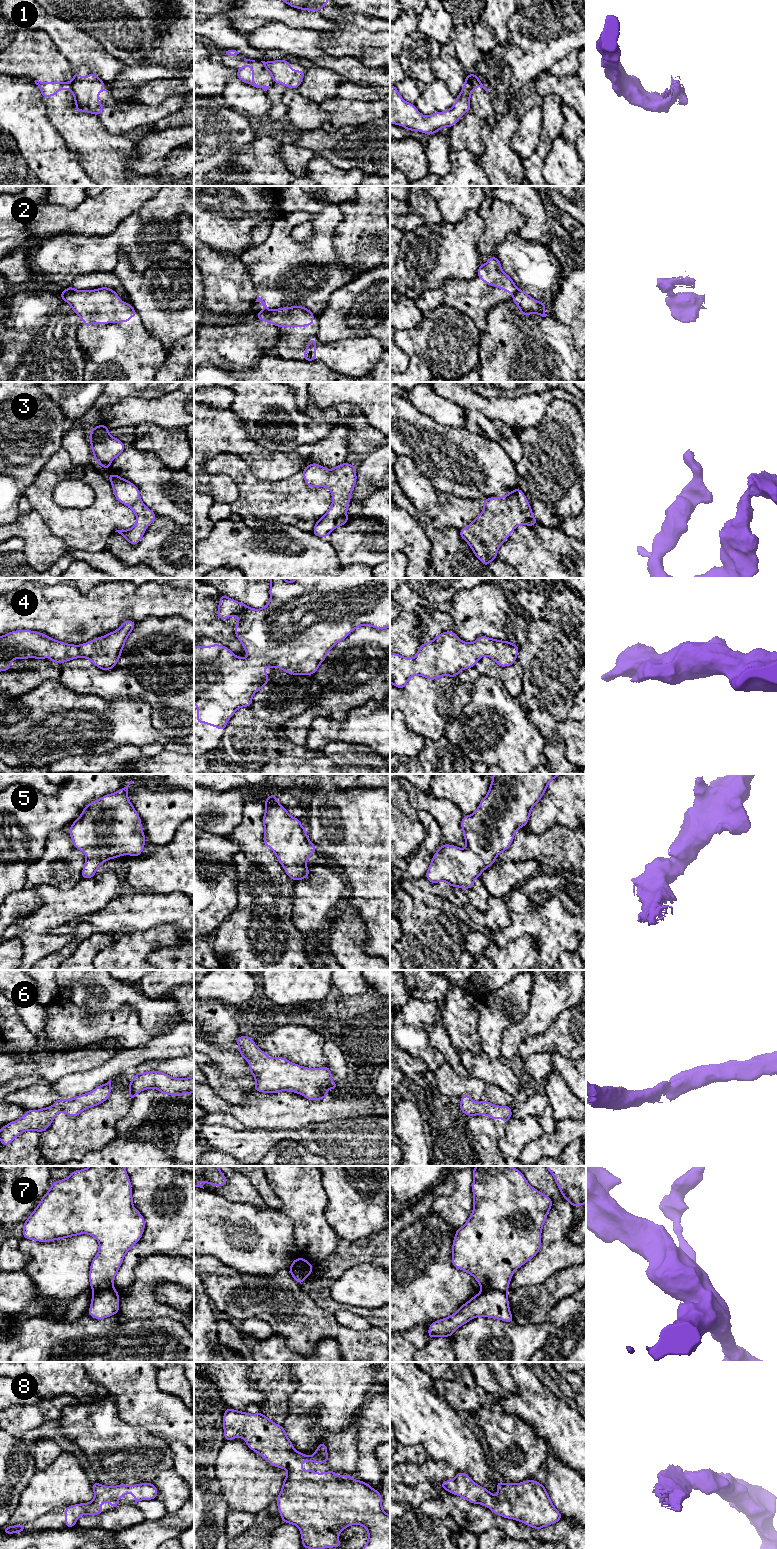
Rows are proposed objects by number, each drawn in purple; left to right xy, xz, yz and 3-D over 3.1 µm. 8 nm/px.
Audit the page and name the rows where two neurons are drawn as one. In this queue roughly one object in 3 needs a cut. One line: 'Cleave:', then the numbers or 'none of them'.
Cleave: 1, 2, 7

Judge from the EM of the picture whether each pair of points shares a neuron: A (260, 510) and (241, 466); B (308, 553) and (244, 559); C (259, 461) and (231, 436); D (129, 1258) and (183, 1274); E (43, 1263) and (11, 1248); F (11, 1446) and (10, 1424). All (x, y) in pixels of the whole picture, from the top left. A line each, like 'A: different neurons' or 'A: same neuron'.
A: same neuron
B: same neuron
C: same neuron
D: different neurons
E: different neurons
F: different neurons

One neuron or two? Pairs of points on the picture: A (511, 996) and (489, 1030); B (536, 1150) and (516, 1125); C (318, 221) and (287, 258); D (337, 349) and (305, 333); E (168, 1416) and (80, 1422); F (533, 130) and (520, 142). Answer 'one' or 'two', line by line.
A: one
B: two
C: one
D: one
E: two
F: one

